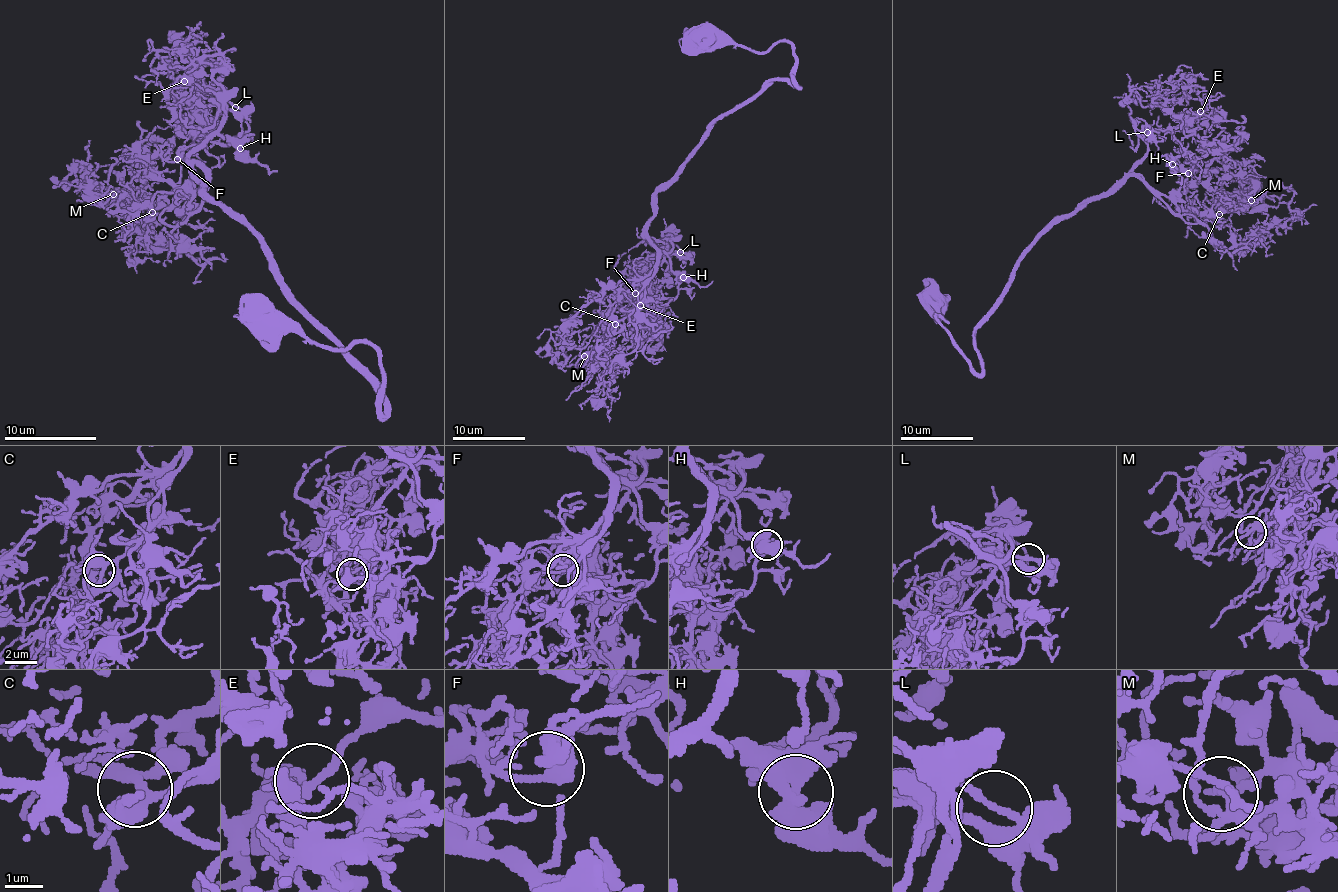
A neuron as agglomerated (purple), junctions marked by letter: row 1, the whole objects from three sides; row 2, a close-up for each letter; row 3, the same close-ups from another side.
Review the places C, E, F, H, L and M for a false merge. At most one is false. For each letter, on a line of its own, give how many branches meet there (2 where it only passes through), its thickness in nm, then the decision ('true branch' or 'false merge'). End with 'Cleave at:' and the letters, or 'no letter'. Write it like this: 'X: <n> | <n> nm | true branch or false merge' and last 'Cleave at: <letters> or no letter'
C: 3 | 240 nm | true branch
E: 4 | 190 nm | true branch
F: 3 | 360 nm | true branch
H: 2 | 600 nm | true branch
L: 2 | 190 nm | true branch
M: 3 | 220 nm | true branch
Cleave at: no letter

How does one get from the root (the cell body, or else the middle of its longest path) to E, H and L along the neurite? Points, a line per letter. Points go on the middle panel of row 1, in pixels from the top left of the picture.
E: (703, 36), (788, 42), (797, 87), (774, 80), (721, 116), (656, 192), (644, 235), (671, 249), (640, 305)
H: (703, 36), (750, 51), (788, 42), (797, 87), (774, 80), (721, 116), (656, 192), (644, 235), (683, 277)
L: (703, 36), (750, 51), (788, 42), (797, 87), (774, 80), (721, 116), (656, 192), (644, 235), (680, 251)

